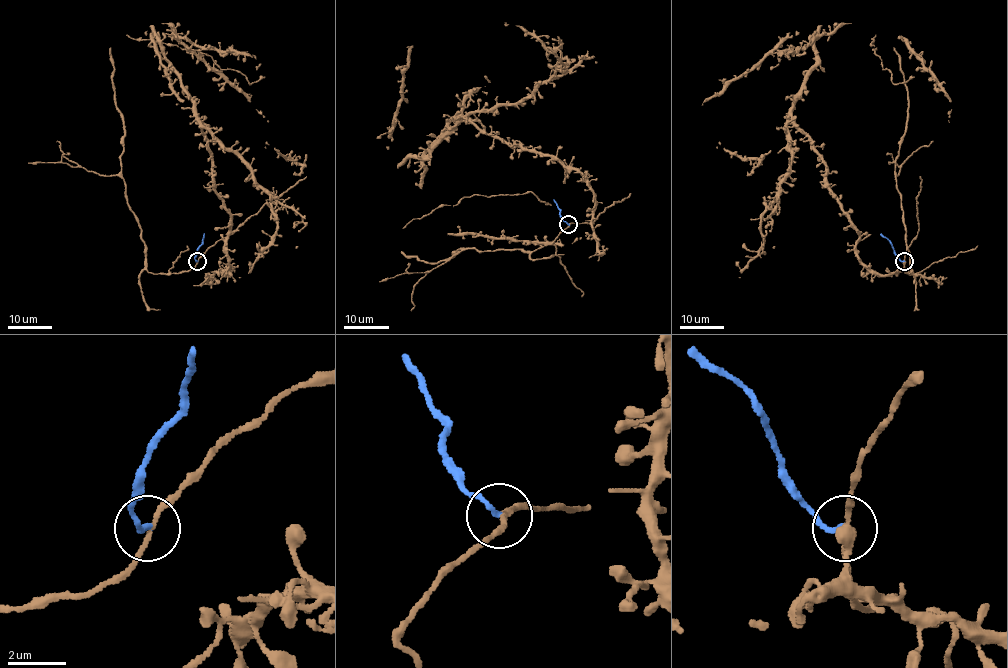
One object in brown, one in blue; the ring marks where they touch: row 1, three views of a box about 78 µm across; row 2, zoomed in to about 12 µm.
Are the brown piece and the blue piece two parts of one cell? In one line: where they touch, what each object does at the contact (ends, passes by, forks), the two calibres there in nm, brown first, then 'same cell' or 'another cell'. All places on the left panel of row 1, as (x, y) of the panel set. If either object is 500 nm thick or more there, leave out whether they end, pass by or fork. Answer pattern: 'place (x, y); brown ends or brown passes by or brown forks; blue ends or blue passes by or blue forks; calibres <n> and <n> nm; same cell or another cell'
place (197, 261); brown passes by; blue ends; calibres 130 and 190 nm; another cell

